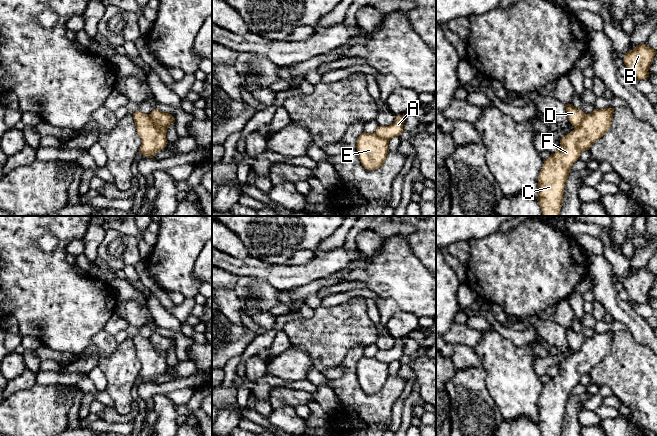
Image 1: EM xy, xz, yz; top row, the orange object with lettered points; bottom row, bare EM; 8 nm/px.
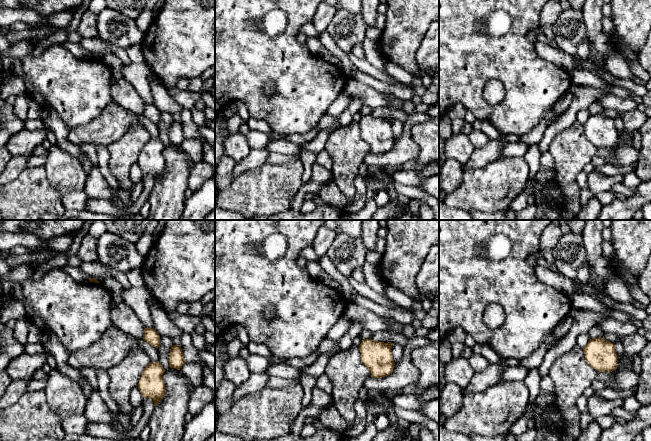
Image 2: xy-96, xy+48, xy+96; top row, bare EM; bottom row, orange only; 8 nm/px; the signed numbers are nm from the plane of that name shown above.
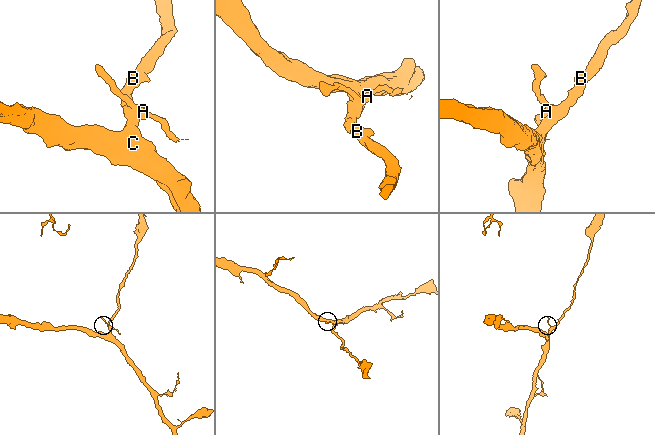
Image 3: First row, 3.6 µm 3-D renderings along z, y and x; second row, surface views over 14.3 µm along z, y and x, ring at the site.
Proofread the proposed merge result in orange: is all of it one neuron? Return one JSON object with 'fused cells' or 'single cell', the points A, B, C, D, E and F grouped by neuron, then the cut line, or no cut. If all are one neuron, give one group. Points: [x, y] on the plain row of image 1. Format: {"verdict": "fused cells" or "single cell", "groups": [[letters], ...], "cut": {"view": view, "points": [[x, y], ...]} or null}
{"verdict": "fused cells", "groups": [["A", "D"], ["B", "C", "E", "F"]], "cut": {"view": "xy", "points": [[148, 338], [165, 357]]}}

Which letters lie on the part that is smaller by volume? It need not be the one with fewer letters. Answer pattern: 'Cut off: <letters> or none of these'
Cut off: A, D

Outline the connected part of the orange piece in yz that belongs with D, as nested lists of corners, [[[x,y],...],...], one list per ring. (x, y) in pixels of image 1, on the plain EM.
[[[565,328],[565,330],[569,346],[572,348],[574,353],[578,352],[585,339],[584,336],[581,333],[575,332],[572,328]]]

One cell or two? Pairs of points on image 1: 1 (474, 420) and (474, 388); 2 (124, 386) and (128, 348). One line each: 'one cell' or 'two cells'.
1: one cell
2: one cell

